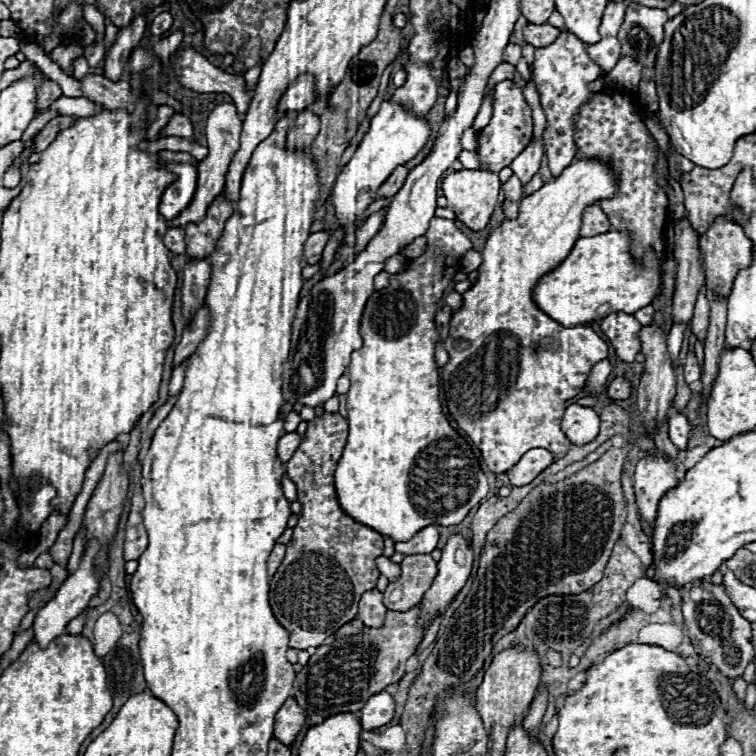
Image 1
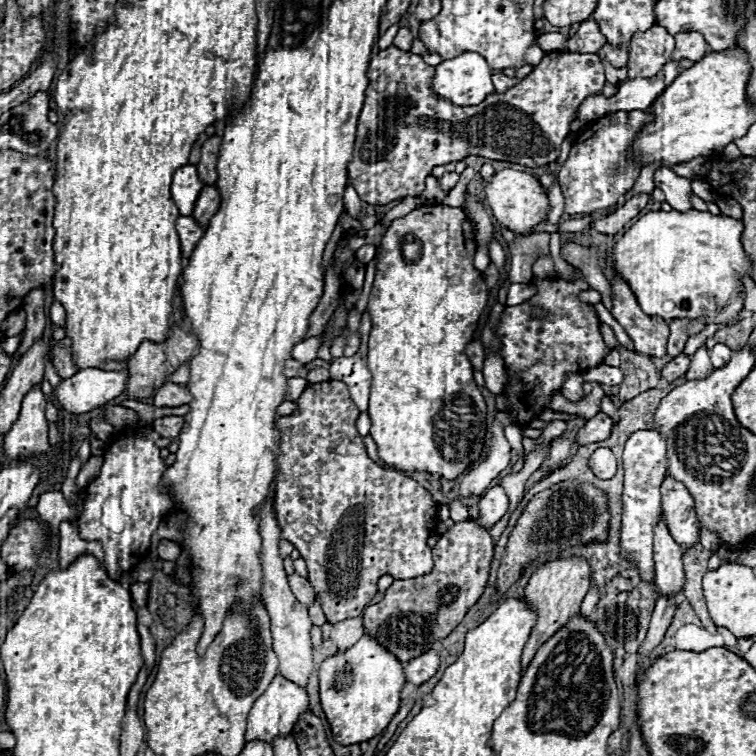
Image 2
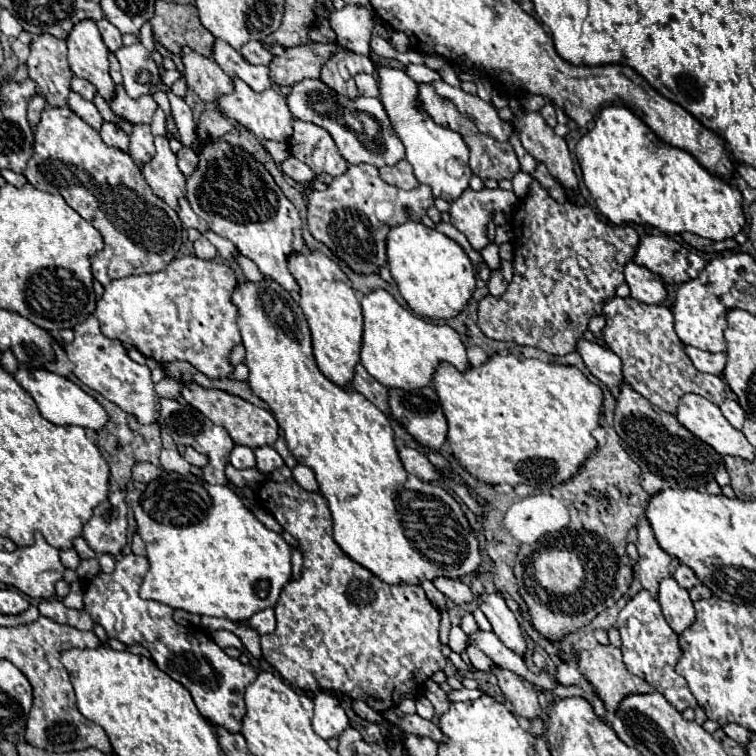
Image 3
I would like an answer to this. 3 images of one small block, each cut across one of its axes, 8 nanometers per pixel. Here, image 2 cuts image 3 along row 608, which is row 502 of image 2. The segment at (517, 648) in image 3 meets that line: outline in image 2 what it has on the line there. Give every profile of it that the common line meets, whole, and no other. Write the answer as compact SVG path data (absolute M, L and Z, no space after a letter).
M492 486L480 500L480 518L474 518L480 526L492 528L508 512L508 496L502 486Z

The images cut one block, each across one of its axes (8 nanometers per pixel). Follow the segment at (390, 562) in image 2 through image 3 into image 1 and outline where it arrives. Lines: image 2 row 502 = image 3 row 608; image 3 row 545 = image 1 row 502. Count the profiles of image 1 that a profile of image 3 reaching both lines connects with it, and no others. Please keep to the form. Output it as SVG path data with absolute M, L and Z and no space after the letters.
M324 412L322 418L314 418L308 422L308 430L302 436L300 446L294 456L286 462L286 472L296 484L298 502L302 506L298 524L294 526L292 540L288 542L286 556L278 566L278 572L270 580L270 608L274 618L288 630L290 648L308 650L318 648L328 636L332 636L338 628L348 624L358 614L358 600L364 592L376 586L380 570L376 568L376 558L382 554L384 536L350 520L338 506L336 490L334 490L334 470L342 456L344 444L348 436L348 422L340 414Z

